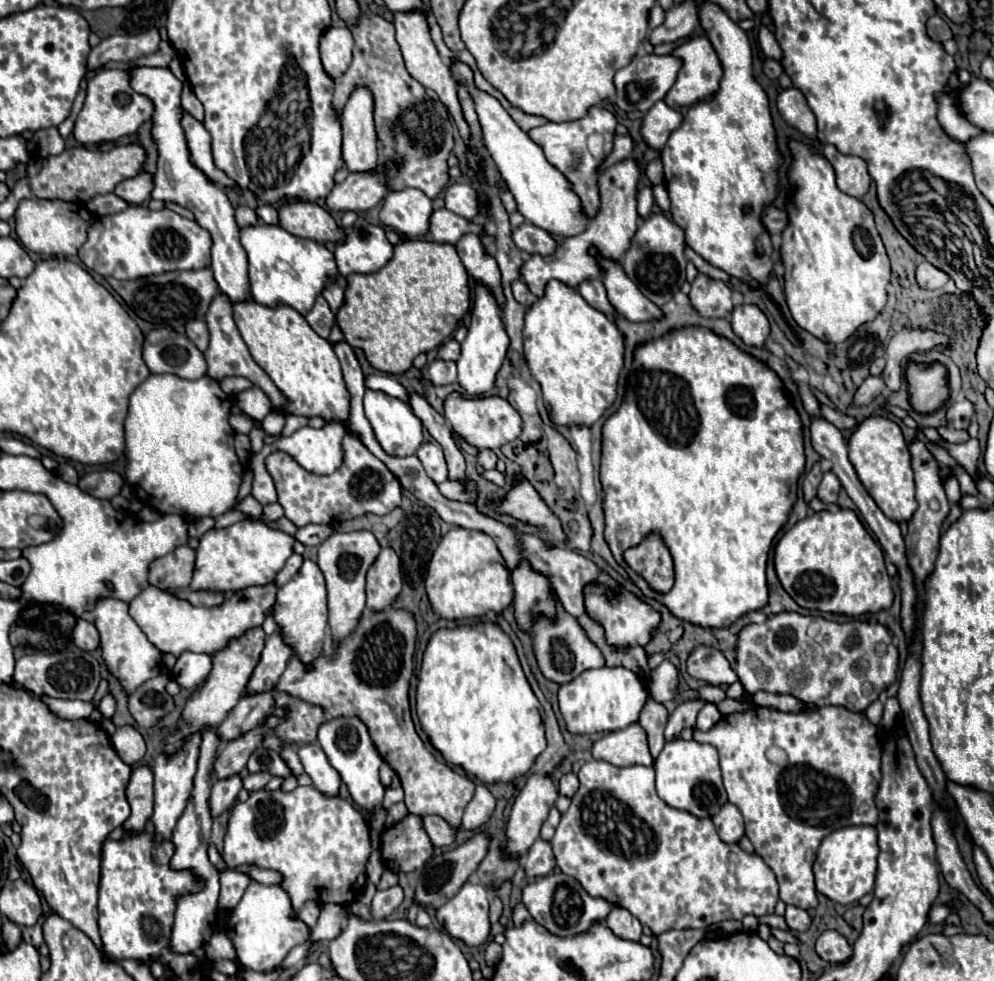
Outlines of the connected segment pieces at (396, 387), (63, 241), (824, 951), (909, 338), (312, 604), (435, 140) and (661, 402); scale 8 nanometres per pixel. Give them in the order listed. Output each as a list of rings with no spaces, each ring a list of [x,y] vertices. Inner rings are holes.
[[[379,373],[379,375],[369,375],[369,377],[365,379],[365,385],[367,385],[369,389],[383,391],[383,393],[387,393],[387,395],[391,395],[391,397],[397,397],[397,399],[409,403],[409,389],[407,389],[401,381],[397,381],[395,377],[391,377],[391,375],[383,375],[383,373]]]
[[[25,199],[15,211],[15,233],[25,249],[49,255],[49,257],[73,257],[87,239],[87,229],[93,223],[91,213],[83,203],[47,201],[47,199]]]
[[[827,929],[819,935],[815,943],[817,955],[829,963],[843,963],[851,957],[851,945],[845,941],[845,937],[839,931]]]
[[[903,327],[897,331],[891,341],[885,347],[885,371],[883,379],[891,391],[899,389],[899,379],[901,379],[901,361],[913,353],[925,353],[935,347],[945,347],[951,349],[953,343],[945,339],[945,335],[937,335],[937,331],[929,329],[919,329],[919,327]]]
[[[305,559],[299,573],[279,587],[277,591],[277,603],[273,609],[273,617],[277,623],[277,629],[283,637],[283,643],[293,649],[293,655],[299,657],[299,661],[309,669],[311,663],[321,655],[325,631],[327,631],[327,591],[325,591],[325,579],[321,575],[321,569],[315,561]]]
[[[367,13],[351,27],[355,37],[353,63],[335,79],[333,109],[343,111],[349,95],[355,87],[367,87],[373,95],[373,119],[379,139],[379,153],[385,161],[403,163],[397,165],[395,175],[385,177],[389,191],[401,191],[407,187],[421,189],[429,199],[435,199],[449,183],[449,153],[453,151],[453,125],[443,103],[427,99],[425,87],[417,83],[405,69],[401,49],[395,41],[393,23],[375,13]],[[407,111],[407,115],[403,115]]]
[[[689,327],[681,331],[671,331],[659,339],[653,339],[645,345],[639,345],[635,351],[633,361],[633,389],[627,389],[625,399],[615,415],[611,415],[602,427],[601,449],[601,485],[603,488],[603,513],[605,513],[605,541],[615,557],[615,561],[627,571],[629,579],[639,589],[649,589],[639,579],[635,581],[635,573],[625,563],[623,553],[629,547],[637,547],[645,535],[659,533],[663,543],[669,547],[669,553],[675,563],[675,585],[669,593],[661,595],[655,593],[653,597],[665,605],[675,617],[699,625],[703,629],[725,629],[743,617],[749,611],[763,609],[767,603],[767,581],[765,581],[765,567],[767,567],[767,553],[771,549],[773,537],[785,525],[789,511],[793,507],[791,501],[791,483],[795,483],[805,471],[805,453],[803,429],[799,415],[789,407],[789,401],[783,393],[783,385],[779,377],[755,357],[737,349],[731,341],[715,335],[705,327]]]

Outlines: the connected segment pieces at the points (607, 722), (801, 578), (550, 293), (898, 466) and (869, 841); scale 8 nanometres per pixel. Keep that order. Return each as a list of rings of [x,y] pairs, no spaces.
[[[597,667],[583,671],[577,679],[561,683],[557,691],[559,711],[565,719],[567,731],[573,735],[607,733],[625,729],[639,721],[639,713],[649,699],[649,689],[643,679],[625,667]]]
[[[851,509],[813,513],[785,531],[775,545],[775,573],[789,597],[809,611],[857,617],[893,603],[883,551]]]
[[[549,281],[545,287],[545,297],[537,299],[525,313],[525,329],[523,329],[523,345],[525,345],[525,361],[541,385],[543,401],[549,411],[549,419],[555,425],[585,425],[591,427],[615,401],[617,397],[617,379],[623,369],[623,335],[619,333],[613,319],[605,317],[601,311],[593,309],[577,289],[567,287],[561,281]]]
[[[869,417],[853,431],[849,439],[849,459],[871,499],[885,513],[887,519],[901,523],[913,517],[917,509],[915,501],[915,483],[911,469],[911,453],[907,449],[905,437],[897,423],[885,417]]]
[[[859,825],[859,827],[843,827],[829,833],[819,847],[813,871],[815,871],[815,885],[817,891],[839,905],[853,905],[863,895],[873,889],[875,871],[877,871],[877,831],[875,827]]]

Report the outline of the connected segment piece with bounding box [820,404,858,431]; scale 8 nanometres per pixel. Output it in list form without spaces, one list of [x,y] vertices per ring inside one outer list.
[[[820,404],[820,409],[824,419],[833,423],[841,431],[844,429],[853,431],[858,424],[853,417],[840,413],[826,405]]]

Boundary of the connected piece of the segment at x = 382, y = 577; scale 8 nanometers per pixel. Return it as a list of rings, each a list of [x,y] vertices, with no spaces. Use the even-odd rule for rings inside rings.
[[[389,547],[381,549],[367,573],[367,609],[383,611],[401,591],[401,561]]]

